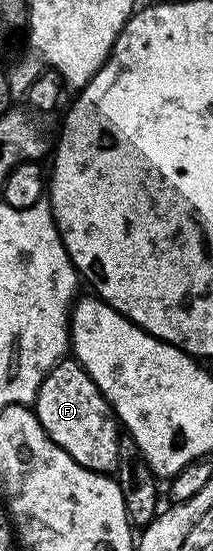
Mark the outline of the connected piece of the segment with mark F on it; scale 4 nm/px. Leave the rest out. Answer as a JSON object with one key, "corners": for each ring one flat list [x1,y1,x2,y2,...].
{"corners":[[65,357,48,371,36,394,34,410,45,433,63,451,70,453,78,465,101,473,111,472,115,468,121,428,112,408,104,400,104,394,75,358]]}

